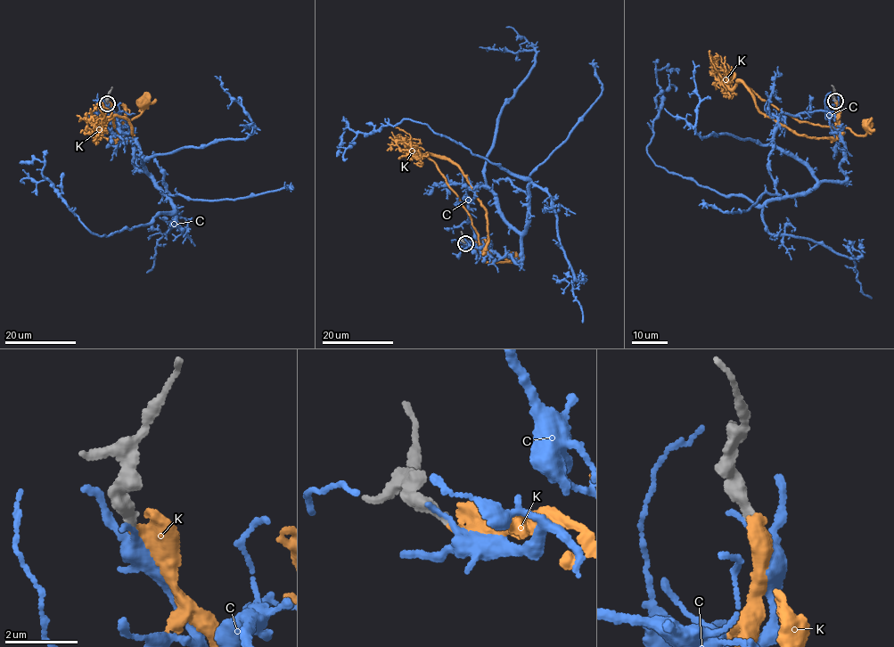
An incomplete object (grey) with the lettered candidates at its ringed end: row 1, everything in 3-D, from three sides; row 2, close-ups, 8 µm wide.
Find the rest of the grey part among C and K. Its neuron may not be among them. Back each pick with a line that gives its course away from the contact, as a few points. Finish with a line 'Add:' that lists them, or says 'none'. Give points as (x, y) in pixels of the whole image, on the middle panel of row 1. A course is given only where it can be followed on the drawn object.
K: Its course: (464, 243), (490, 251), (486, 209), (455, 164), (428, 154), (469, 215), (480, 256), (512, 255)
Add: K

